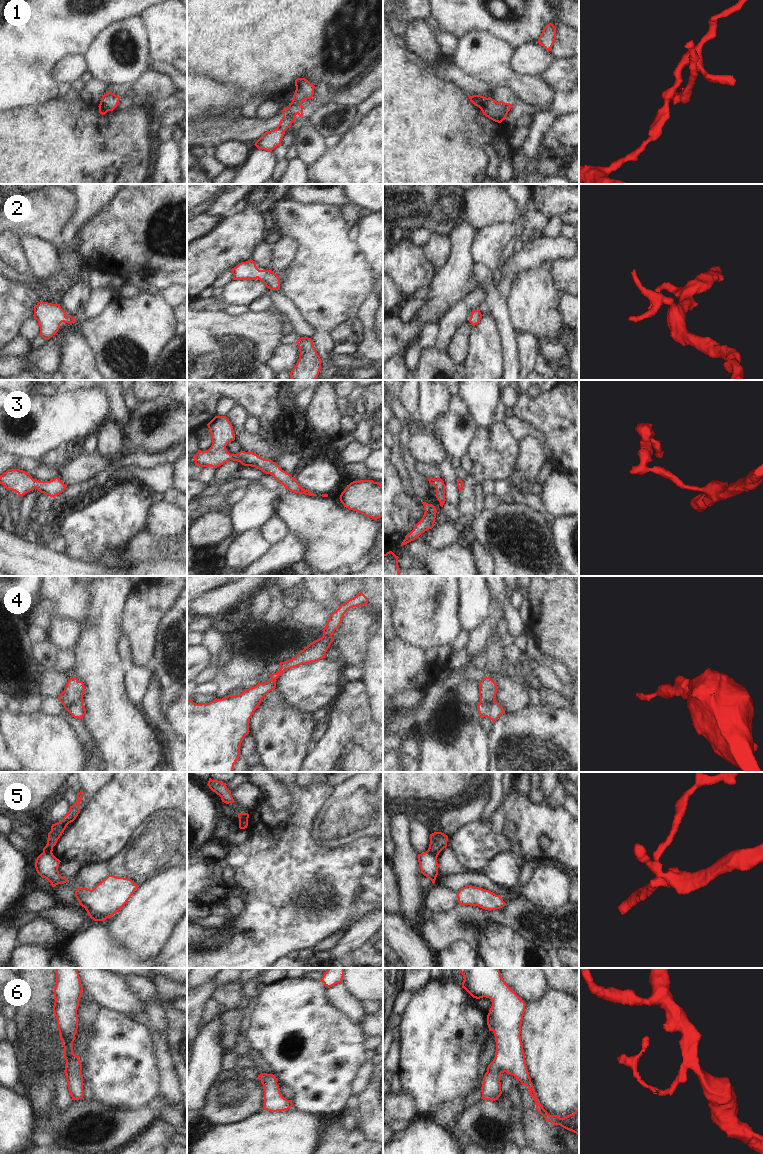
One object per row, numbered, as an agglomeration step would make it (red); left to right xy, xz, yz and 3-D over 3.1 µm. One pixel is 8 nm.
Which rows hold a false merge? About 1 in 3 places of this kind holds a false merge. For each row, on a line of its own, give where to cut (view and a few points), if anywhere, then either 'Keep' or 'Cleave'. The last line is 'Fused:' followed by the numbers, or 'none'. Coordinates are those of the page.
1: No split. Keep
2: No split. Keep
3: No split. Keep
4: No split. Keep
5: Split along yz (427, 850), (436, 857). Cleave
6: No split. Keep
Fused: 5

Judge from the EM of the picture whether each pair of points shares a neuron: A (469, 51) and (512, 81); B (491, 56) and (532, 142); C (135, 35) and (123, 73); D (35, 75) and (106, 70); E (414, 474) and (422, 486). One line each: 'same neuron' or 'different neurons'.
A: same neuron
B: different neurons
C: same neuron
D: different neurons
E: same neuron

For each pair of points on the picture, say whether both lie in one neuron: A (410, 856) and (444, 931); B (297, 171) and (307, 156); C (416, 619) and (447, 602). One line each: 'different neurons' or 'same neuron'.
A: different neurons
B: different neurons
C: same neuron

